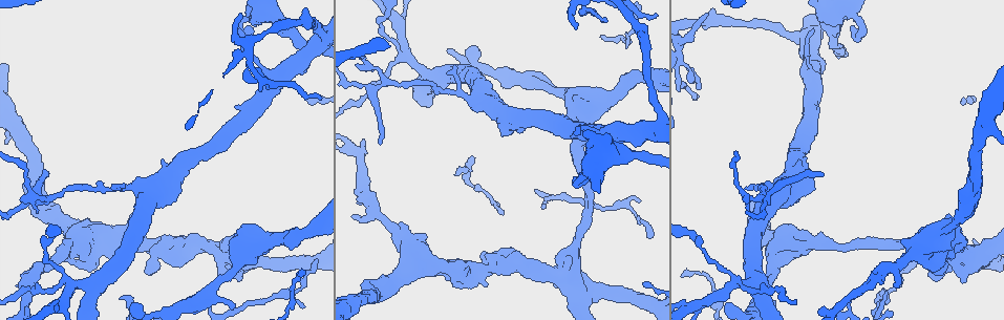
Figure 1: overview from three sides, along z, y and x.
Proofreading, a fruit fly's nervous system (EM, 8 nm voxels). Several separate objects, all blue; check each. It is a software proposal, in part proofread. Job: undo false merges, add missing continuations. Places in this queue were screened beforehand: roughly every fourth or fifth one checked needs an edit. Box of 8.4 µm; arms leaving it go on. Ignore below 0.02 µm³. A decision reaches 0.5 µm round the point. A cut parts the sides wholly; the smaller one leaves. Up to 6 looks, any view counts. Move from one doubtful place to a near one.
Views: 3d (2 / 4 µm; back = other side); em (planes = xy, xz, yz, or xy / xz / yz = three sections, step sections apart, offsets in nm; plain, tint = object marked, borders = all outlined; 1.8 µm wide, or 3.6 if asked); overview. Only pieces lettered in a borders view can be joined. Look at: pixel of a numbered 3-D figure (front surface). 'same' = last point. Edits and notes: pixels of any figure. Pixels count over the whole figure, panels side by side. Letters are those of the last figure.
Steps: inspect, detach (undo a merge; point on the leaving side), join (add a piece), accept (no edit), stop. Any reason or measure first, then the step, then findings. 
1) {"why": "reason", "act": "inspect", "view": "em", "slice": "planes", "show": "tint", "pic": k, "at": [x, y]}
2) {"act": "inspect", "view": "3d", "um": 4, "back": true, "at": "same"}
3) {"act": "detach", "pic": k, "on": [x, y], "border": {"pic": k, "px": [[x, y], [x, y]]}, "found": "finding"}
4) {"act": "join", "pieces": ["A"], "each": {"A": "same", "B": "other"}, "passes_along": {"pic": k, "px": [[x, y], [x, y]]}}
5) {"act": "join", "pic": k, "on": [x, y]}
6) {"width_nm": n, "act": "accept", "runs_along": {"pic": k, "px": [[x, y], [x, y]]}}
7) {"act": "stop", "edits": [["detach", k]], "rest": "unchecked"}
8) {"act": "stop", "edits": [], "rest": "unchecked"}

{"why": "a fork", "act": "inspect", "view": "em", "slice": "planes", "show": "borders", "pic": 1, "at": [568, 270]}

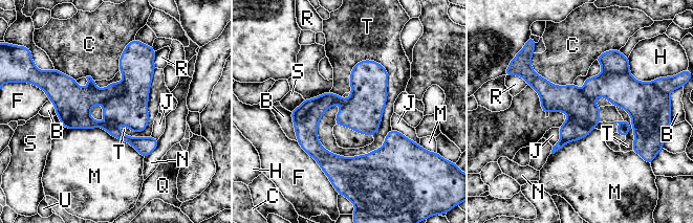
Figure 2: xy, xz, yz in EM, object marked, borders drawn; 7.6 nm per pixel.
{"act": "detach", "pic": 2, "on": [130, 109], "each": {"B": "other", "C": "other", "F": "other", "H": "other", "J": "other", "M": "other", "N": "other", "Q": "other", "R": "other", "S": "other", "T": "other", "U": "other"}, "border": {"pic": 2, "px": [[123, 82], [124, 91], [103, 103]]}, "found": "two neurons meet here"}

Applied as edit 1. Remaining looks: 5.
{"why": "free end", "act": "inspect", "view": "em", "slice": "xy", "step": 8, "show": "tint", "pic": 1, "at": [947, 216]}

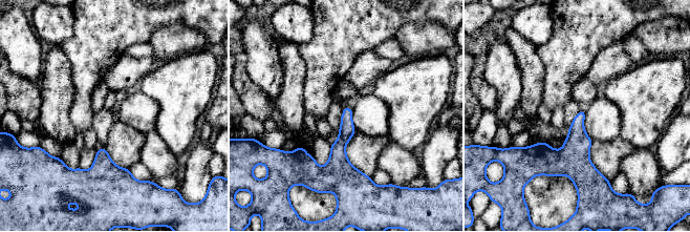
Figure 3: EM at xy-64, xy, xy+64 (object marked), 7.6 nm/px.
{"why": "cut it another way", "act": "inspect", "view": "em", "slice": "planes", "show": "tint", "at": "same"}

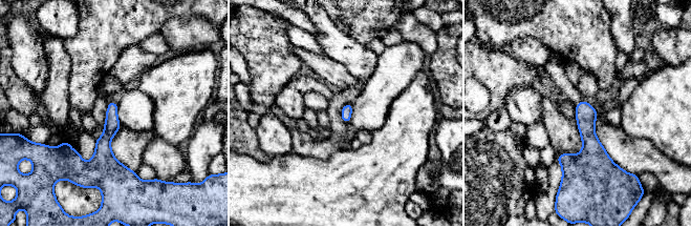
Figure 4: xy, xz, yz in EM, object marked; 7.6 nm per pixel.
{"why": "what lies round it", "act": "inspect", "view": "em", "slice": "planes", "show": "borders", "at": "same"}

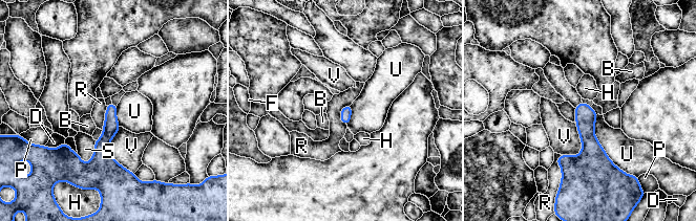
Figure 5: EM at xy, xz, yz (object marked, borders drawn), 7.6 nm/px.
{"act": "accept", "each": {"B": "other", "D": "other", "F": "other", "H": "other", "P": "other", "R": "other", "S": "other", "U": "other", "V": "other"}, "border": {"pic": 5, "px": [[560, 155], [556, 162], [561, 181]]}, "found": "none of them fits"}

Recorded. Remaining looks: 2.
{"act": "stop", "edits": [["detach", 2]], "rest": "unchecked"}

